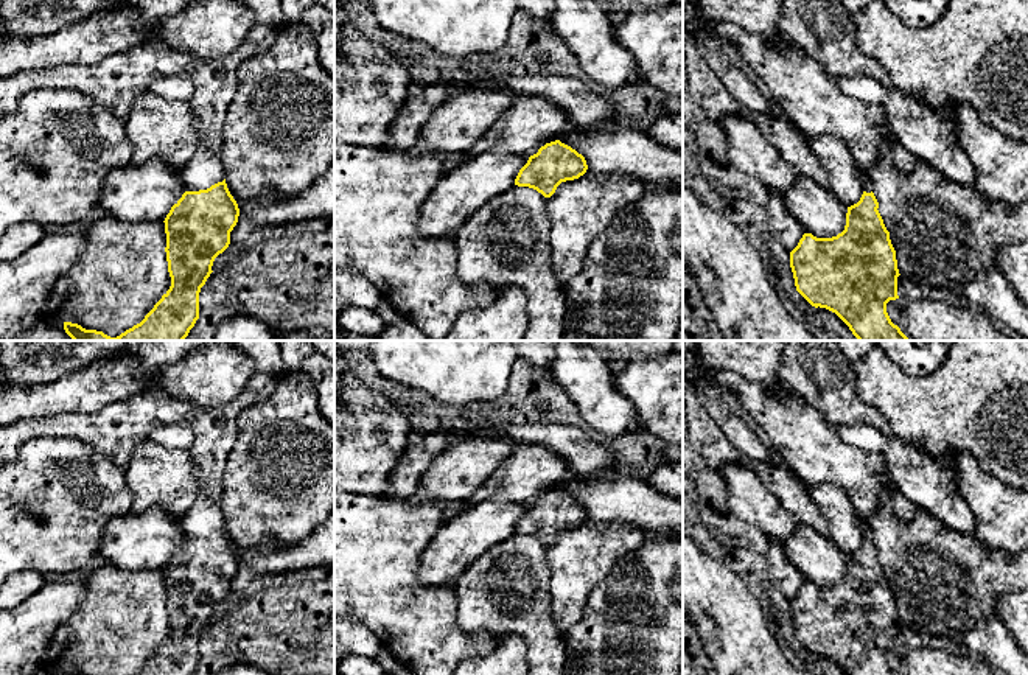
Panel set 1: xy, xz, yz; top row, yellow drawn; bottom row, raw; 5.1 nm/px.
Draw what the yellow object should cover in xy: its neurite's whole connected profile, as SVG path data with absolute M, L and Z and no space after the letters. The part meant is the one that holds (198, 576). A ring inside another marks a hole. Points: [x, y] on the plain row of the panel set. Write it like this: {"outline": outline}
{"outline": "M233 341L254 362L254 375L241 393L221 406L194 406L190 401L173 398L160 387L137 393L124 401L109 403L96 412L59 414L44 418L20 420L0 426L0 465L11 462L19 449L31 439L42 435L72 435L90 448L106 454L121 468L126 468L134 446L148 439L152 428L162 425L185 425L194 442L190 453L198 468L198 495L193 505L184 513L182 527L185 541L171 555L165 566L166 610L171 625L170 638L134 675L194 675L199 667L199 641L210 625L215 607L230 593L230 580L238 571L240 557L230 543L221 510L226 460L238 435L238 417L243 411L271 398L288 373L281 356L280 341Z"}

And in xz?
{"outline": "M555 488L529 505L519 518L515 533L533 537L544 546L551 546L561 530L579 527L586 518L588 513L582 502Z"}

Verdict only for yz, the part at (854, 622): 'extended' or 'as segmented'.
extended

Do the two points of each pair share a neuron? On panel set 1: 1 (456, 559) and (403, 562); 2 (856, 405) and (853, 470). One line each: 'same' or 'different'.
1: different
2: different

